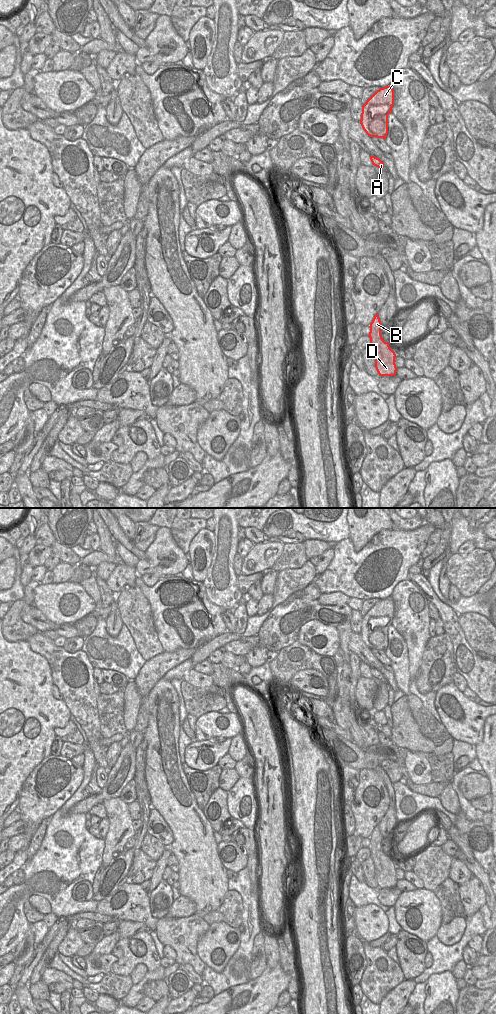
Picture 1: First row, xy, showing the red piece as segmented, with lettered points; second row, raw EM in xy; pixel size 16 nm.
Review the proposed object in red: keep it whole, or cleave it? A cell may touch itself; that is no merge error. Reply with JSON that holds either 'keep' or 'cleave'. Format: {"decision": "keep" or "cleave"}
{"decision": "keep"}

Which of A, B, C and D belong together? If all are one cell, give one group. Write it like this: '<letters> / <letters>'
A B C D

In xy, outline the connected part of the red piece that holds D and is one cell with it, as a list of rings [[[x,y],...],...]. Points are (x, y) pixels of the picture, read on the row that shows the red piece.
[[[377,313],[372,322],[370,323],[370,332],[368,337],[370,338],[370,345],[373,348],[375,356],[375,368],[379,376],[395,376],[396,367],[396,354],[390,348],[388,342],[385,342],[381,335],[382,323]]]

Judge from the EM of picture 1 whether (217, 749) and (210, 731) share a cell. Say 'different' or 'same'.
different

